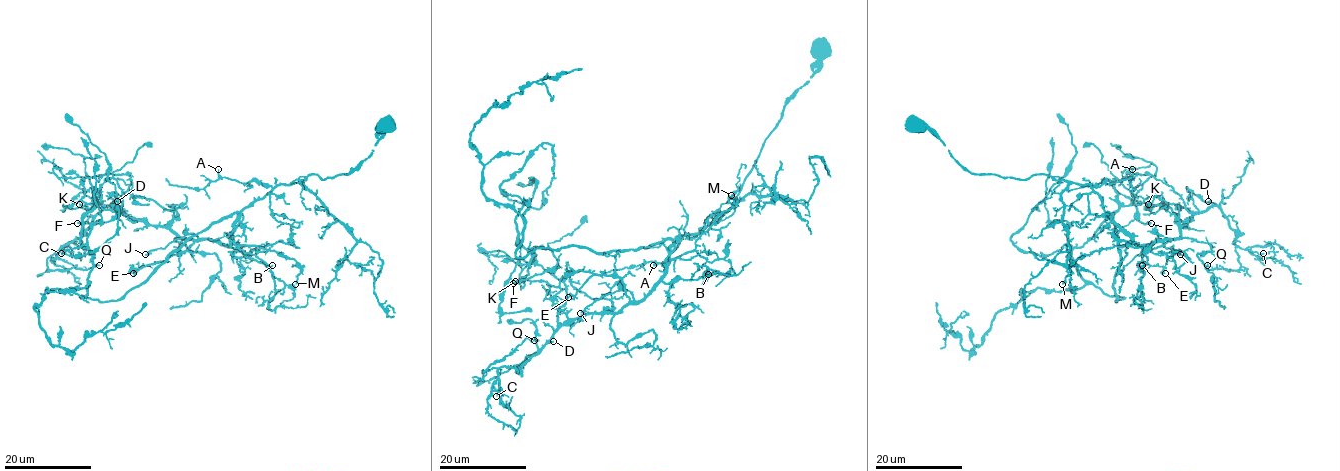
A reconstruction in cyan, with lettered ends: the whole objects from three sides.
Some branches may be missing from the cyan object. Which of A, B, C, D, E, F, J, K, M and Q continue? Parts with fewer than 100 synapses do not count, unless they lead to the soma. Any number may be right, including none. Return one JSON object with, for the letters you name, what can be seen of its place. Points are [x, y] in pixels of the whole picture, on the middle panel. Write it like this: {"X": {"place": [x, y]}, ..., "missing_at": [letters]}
{"missing_at": []}

